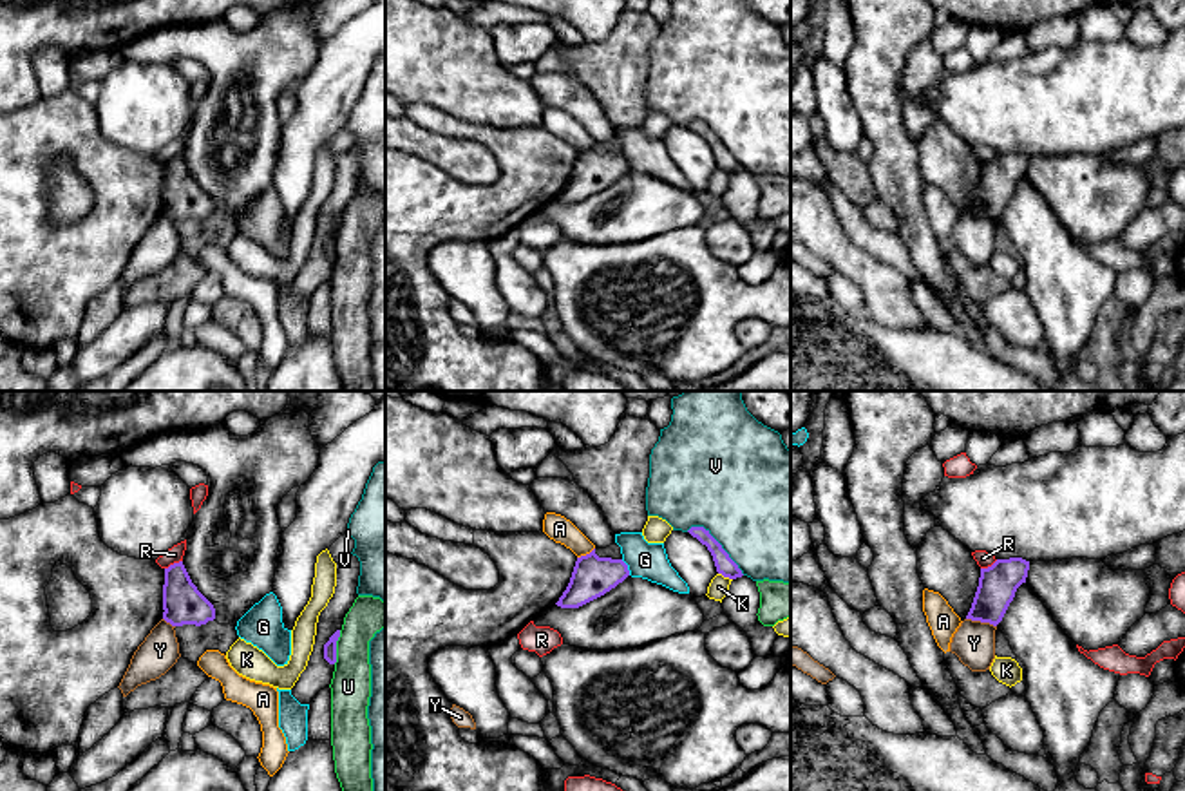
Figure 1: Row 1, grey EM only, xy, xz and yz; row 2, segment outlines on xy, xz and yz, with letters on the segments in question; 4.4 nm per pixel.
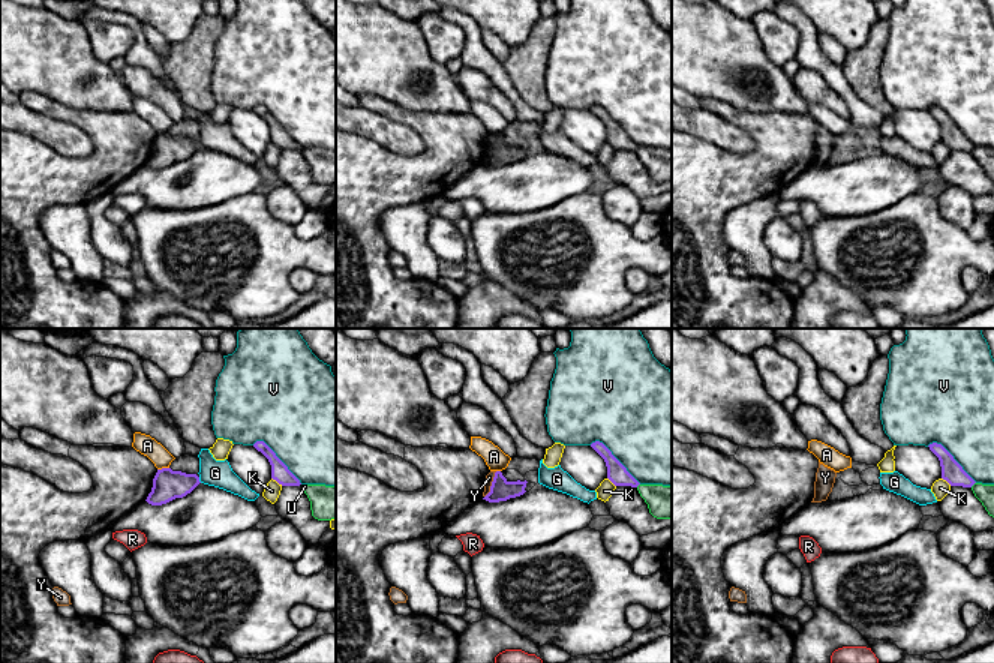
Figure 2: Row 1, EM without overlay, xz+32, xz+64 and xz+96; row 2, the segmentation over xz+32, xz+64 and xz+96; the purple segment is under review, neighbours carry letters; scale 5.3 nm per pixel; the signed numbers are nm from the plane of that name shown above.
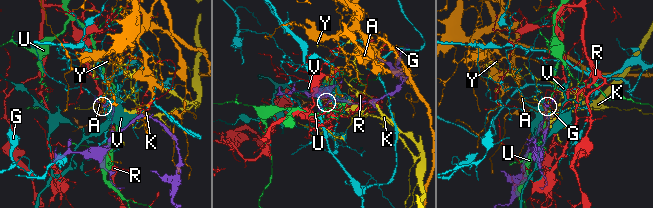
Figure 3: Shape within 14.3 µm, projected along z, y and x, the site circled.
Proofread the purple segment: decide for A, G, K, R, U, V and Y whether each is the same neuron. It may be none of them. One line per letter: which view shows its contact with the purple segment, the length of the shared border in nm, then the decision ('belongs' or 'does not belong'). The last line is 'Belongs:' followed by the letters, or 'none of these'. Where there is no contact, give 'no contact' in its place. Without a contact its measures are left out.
A: contact in xz; length 90 nm; does not belong
G: contact in xz; length 80 nm; does not belong
K: contact in xz; length 70 nm; does not belong
R: contact in xy; length 90 nm; does not belong
U: contact in xy; length 160 nm; does not belong
V: contact in xz; length 320 nm; does not belong
Y: contact in yz; length 140 nm; does not belong
Belongs: none of these

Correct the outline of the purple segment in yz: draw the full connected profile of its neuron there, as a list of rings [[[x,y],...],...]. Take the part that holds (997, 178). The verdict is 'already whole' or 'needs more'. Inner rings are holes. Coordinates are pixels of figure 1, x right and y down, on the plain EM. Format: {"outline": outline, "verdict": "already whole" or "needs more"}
{"outline": [[[1022,152],[997,154],[991,161],[981,163],[979,181],[966,214],[997,221],[1017,183],[1026,177],[1029,156]]], "verdict": "already whole"}

